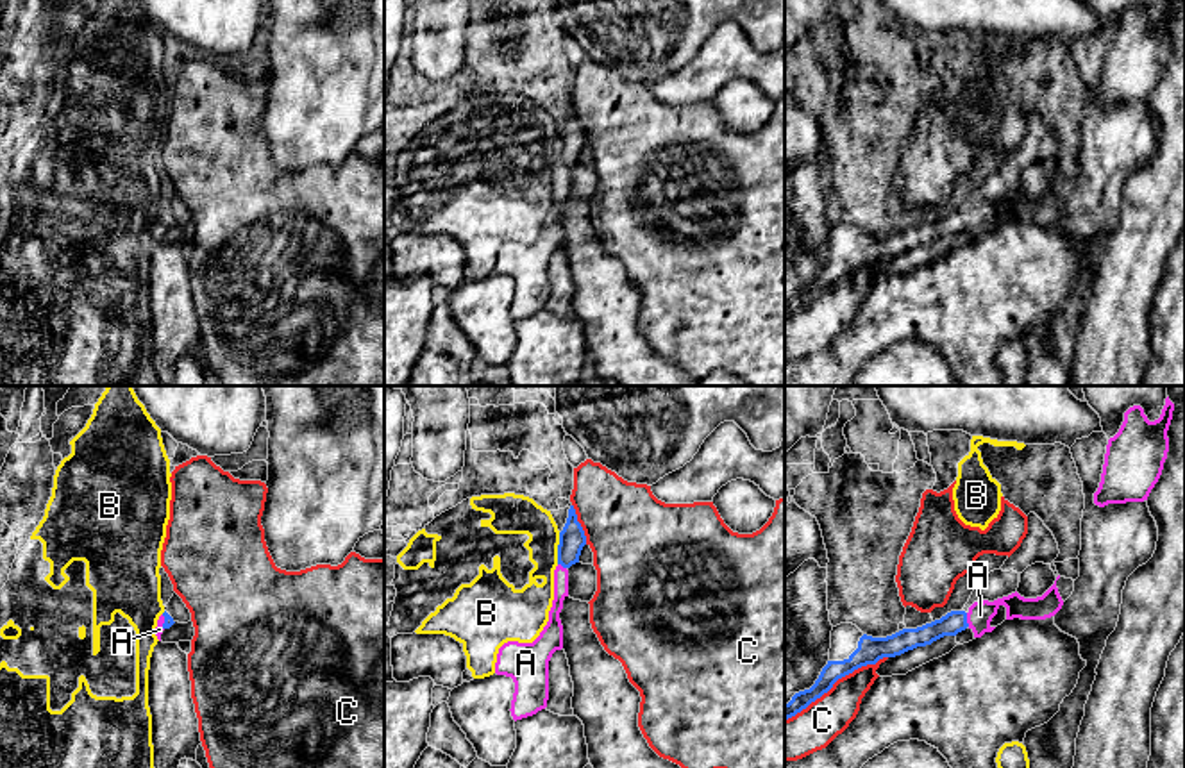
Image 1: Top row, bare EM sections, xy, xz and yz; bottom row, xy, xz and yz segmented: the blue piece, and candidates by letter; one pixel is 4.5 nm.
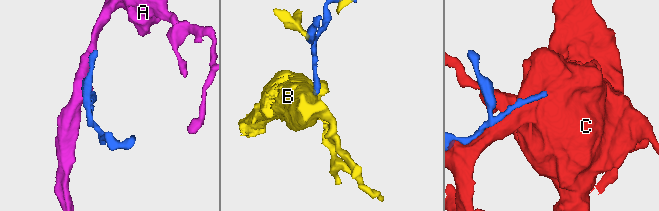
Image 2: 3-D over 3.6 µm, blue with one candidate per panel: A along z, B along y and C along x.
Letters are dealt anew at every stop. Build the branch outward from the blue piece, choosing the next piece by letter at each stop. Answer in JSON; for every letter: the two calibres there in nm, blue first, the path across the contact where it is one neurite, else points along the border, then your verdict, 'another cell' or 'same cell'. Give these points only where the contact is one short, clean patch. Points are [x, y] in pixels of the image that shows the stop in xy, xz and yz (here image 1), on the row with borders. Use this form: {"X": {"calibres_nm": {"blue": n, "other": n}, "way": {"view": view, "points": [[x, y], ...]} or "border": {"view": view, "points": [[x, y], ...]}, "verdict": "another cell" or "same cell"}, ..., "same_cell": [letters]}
{"A": {"calibres_nm": {"blue": 100, "other": 120}, "way": {"view": "yz", "points": [[951, 624], [966, 620], [980, 615]]}, "verdict": "same cell"}, "B": {"calibres_nm": {"blue": 120, "other": 180}, "border": {"view": "xz", "points": [[560, 533], [556, 563]]}, "verdict": "another cell"}, "C": {"calibres_nm": {"blue": 120, "other": 200}, "verdict": "another cell"}, "same_cell": ["A"]}

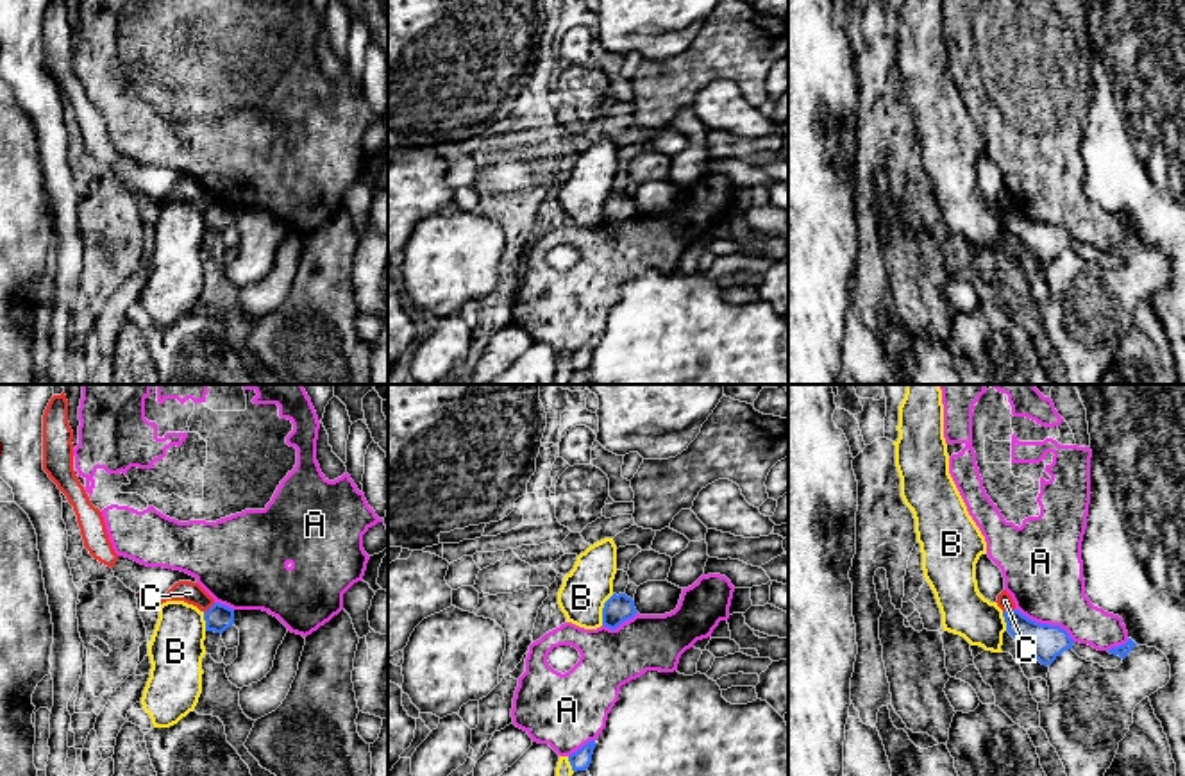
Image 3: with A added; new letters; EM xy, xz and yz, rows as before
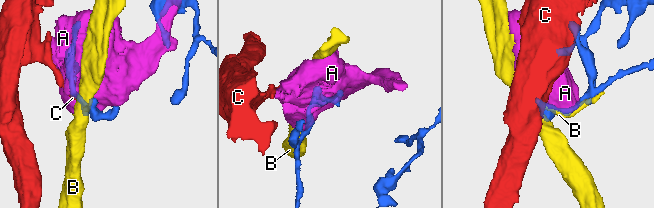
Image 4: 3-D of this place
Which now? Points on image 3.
{"A": {"calibres_nm": {"blue": 160, "other": 360}, "verdict": "another cell"}, "B": {"calibres_nm": {"blue": 130, "other": 220}, "verdict": "another cell"}, "C": {"calibres_nm": {"blue": 160, "other": 70}, "verdict": "another cell"}, "same_cell": []}

